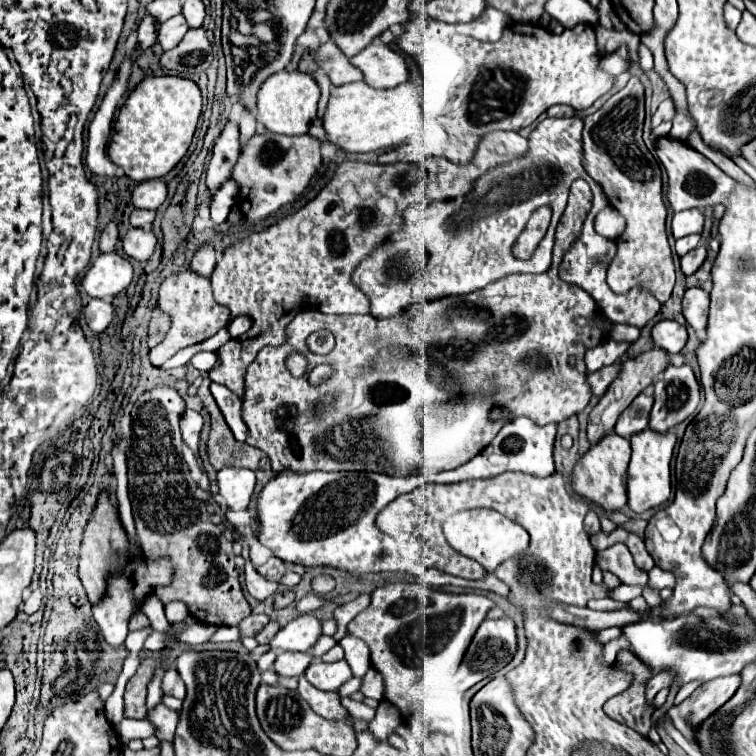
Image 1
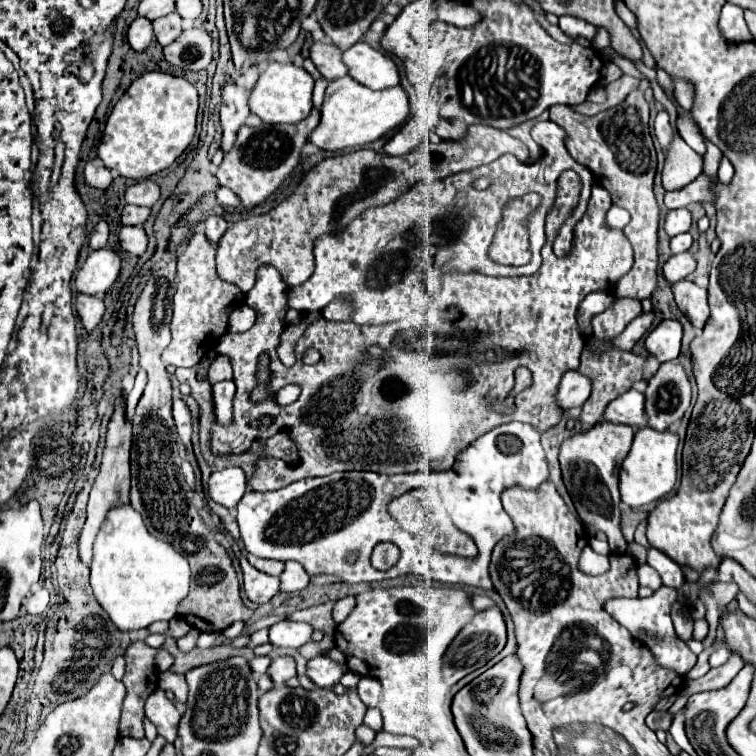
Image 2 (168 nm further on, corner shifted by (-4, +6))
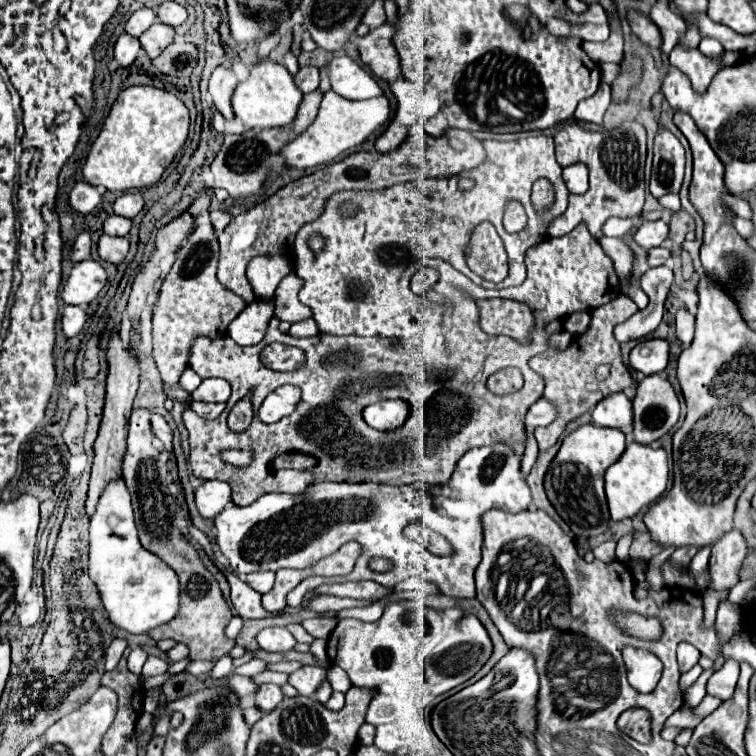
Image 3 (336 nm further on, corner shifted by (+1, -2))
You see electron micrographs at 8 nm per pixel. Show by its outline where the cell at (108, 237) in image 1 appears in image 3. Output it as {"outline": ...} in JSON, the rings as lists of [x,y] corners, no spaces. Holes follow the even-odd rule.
{"outline":[[[81,232],[81,234],[77,236],[77,240],[75,240],[75,246],[73,246],[73,256],[71,256],[73,262],[79,262],[79,260],[89,258],[91,246],[93,246],[91,234],[89,234],[89,232]]]}

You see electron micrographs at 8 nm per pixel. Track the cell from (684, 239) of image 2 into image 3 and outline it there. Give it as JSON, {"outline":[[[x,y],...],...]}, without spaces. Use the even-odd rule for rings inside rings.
{"outline":[[[665,246],[649,250],[649,266],[661,266],[671,258],[671,250]]]}

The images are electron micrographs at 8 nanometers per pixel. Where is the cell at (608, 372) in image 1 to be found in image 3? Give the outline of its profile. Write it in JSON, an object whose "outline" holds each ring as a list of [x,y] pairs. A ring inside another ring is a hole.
{"outline":[[[541,398],[541,400],[537,400],[535,406],[531,406],[529,412],[527,412],[527,420],[525,420],[527,430],[529,430],[529,428],[535,430],[537,426],[549,426],[549,424],[555,420],[555,416],[557,416],[557,406],[555,406],[551,400]]]}

